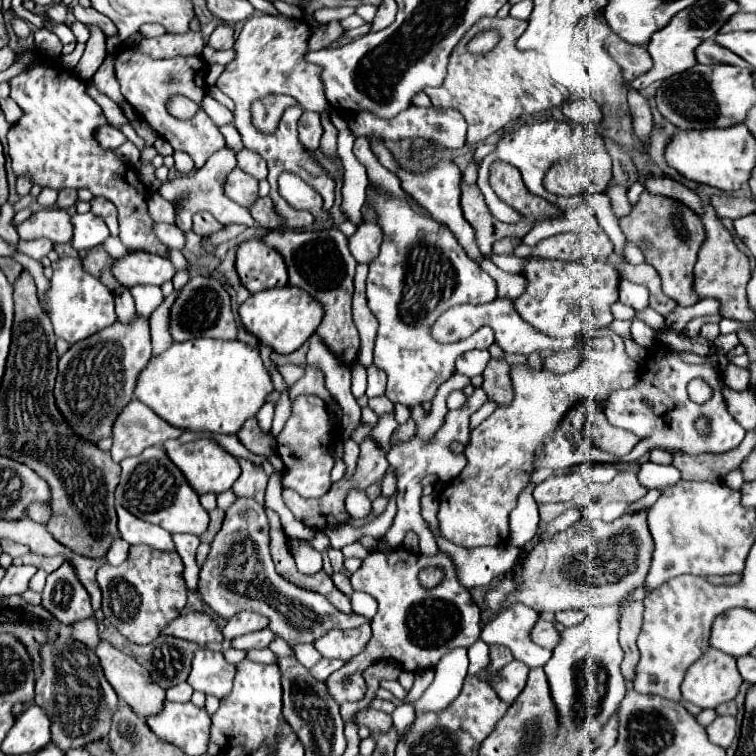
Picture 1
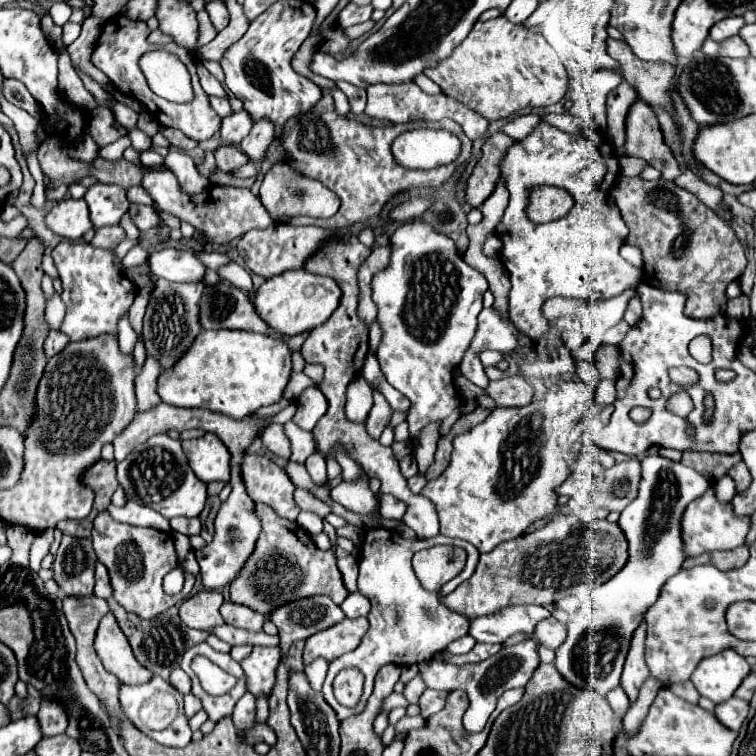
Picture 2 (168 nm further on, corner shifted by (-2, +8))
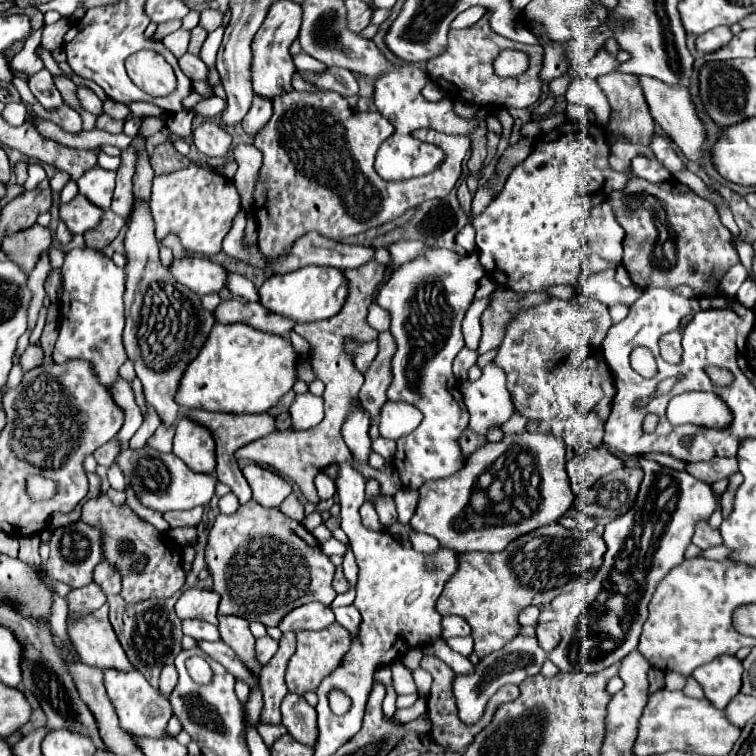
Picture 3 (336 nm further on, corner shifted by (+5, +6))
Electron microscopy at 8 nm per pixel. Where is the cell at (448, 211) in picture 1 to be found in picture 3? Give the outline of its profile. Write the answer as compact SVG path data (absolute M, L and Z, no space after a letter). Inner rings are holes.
M467 224L459 234L457 234L457 242L469 252L469 254L475 254L477 252L477 246L475 246L475 230L471 224Z

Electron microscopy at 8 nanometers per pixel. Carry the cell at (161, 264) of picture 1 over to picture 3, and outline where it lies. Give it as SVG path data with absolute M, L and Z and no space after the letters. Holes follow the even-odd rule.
M189 256L183 260L175 260L171 266L171 274L177 282L191 288L199 296L203 294L219 294L227 286L227 270L211 262L209 258Z

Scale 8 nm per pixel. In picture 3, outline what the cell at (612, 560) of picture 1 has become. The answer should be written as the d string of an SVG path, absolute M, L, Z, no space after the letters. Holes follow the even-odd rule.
M549 524L549 526L537 528L529 534L515 538L509 546L505 546L505 550L495 552L495 554L487 554L487 552L459 554L457 572L445 582L445 588L437 602L437 610L441 612L441 616L459 614L467 620L467 624L471 626L471 636L475 640L475 654L483 658L495 650L501 650L505 644L509 644L519 634L521 626L517 622L517 616L523 608L531 604L547 606L547 602L551 602L559 594L559 588L563 588L567 582L573 580L573 574L575 578L593 576L595 570L603 562L605 550L607 548L605 548L603 538L597 536L595 532L567 530L561 524Z

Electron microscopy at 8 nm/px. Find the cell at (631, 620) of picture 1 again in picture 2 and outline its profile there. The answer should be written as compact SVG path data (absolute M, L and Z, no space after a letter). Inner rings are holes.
M642 622L632 634L630 652L626 656L626 664L622 672L622 688L632 702L638 696L638 688L648 678L648 668L644 662L644 638L646 638L646 622Z

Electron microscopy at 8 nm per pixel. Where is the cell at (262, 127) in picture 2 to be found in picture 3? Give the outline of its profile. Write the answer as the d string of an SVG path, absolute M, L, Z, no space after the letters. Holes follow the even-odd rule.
M255 94L253 102L251 102L251 108L247 112L247 118L243 118L243 122L241 122L245 132L255 136L267 124L267 118L271 118L271 110L273 110L271 100Z

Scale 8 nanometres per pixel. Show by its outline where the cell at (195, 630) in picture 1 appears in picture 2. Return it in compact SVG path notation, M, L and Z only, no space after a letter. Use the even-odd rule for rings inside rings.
M198 592L180 606L180 620L190 628L210 632L224 624L224 618L220 616L222 602L224 598L220 592Z

